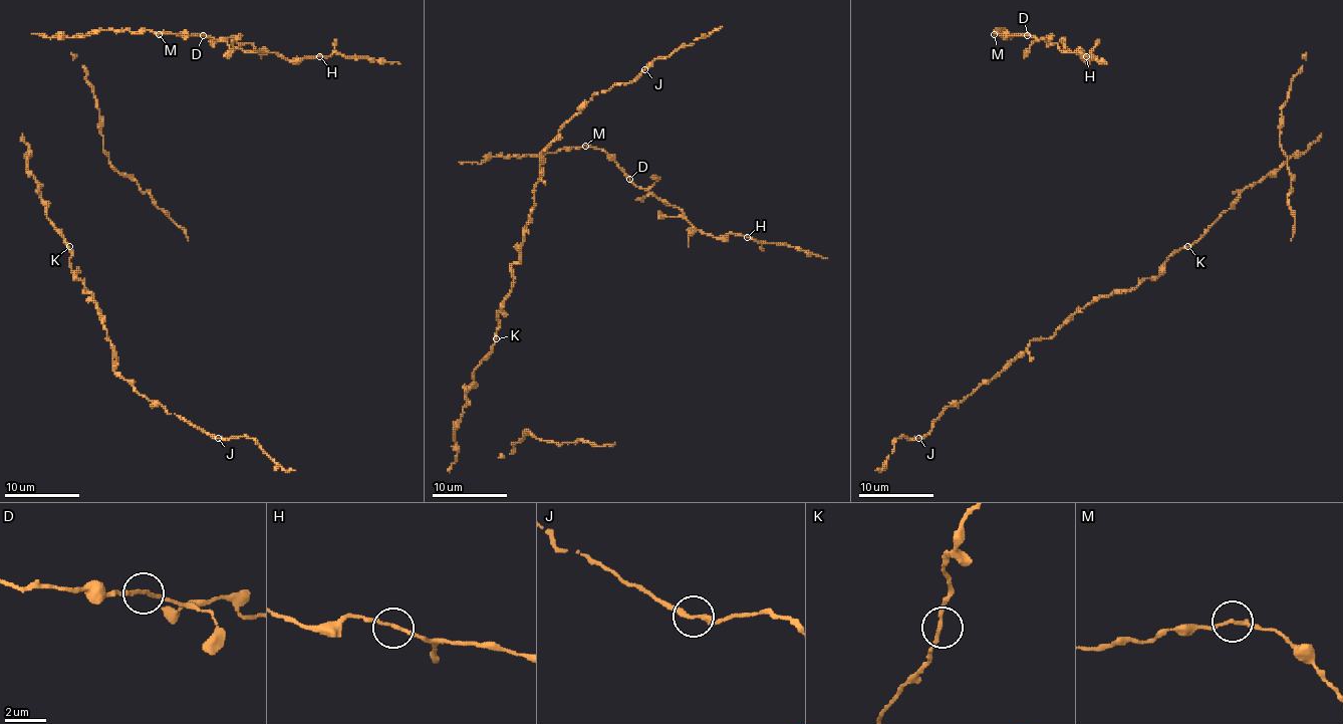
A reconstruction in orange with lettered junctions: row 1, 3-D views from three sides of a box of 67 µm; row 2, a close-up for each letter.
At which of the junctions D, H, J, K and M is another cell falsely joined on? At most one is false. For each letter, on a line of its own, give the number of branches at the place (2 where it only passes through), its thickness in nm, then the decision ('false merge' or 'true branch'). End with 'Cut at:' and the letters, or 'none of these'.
D: branches 2; calibre 150 nm; true branch
H: branches 2; calibre 160 nm; true branch
J: branches 2; calibre 220 nm; true branch
K: branches 2; calibre 170 nm; true branch
M: branches 2; calibre 180 nm; true branch
Cut at: none of these

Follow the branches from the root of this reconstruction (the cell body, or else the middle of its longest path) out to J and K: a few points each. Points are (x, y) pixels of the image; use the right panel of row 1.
J: (1278, 169), (1248, 186), (1157, 276), (1099, 295), (1052, 336), (1033, 338), (918, 438)
K: (1278, 169), (1248, 186), (1239, 199), (1187, 246)

